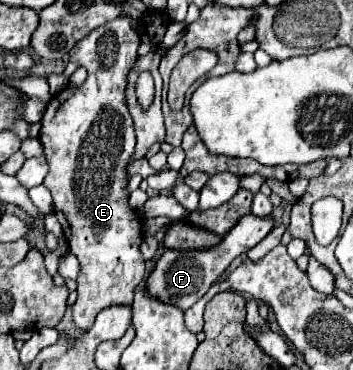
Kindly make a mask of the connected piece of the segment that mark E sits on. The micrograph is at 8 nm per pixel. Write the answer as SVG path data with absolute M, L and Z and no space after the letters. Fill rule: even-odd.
M117 17L115 21L91 31L85 39L81 39L69 53L69 61L79 63L79 67L87 69L87 81L79 89L65 89L57 93L45 109L41 119L39 141L43 143L43 151L47 157L49 173L43 185L53 195L53 209L63 225L63 235L67 239L67 247L73 255L77 255L81 263L81 275L77 277L77 301L73 305L73 321L81 329L89 329L97 317L97 313L109 305L129 305L133 303L135 287L145 277L145 261L139 253L141 245L141 217L127 203L127 177L125 167L131 161L135 149L135 127L133 117L129 115L125 101L127 73L137 61L139 35L131 29L127 17Z

